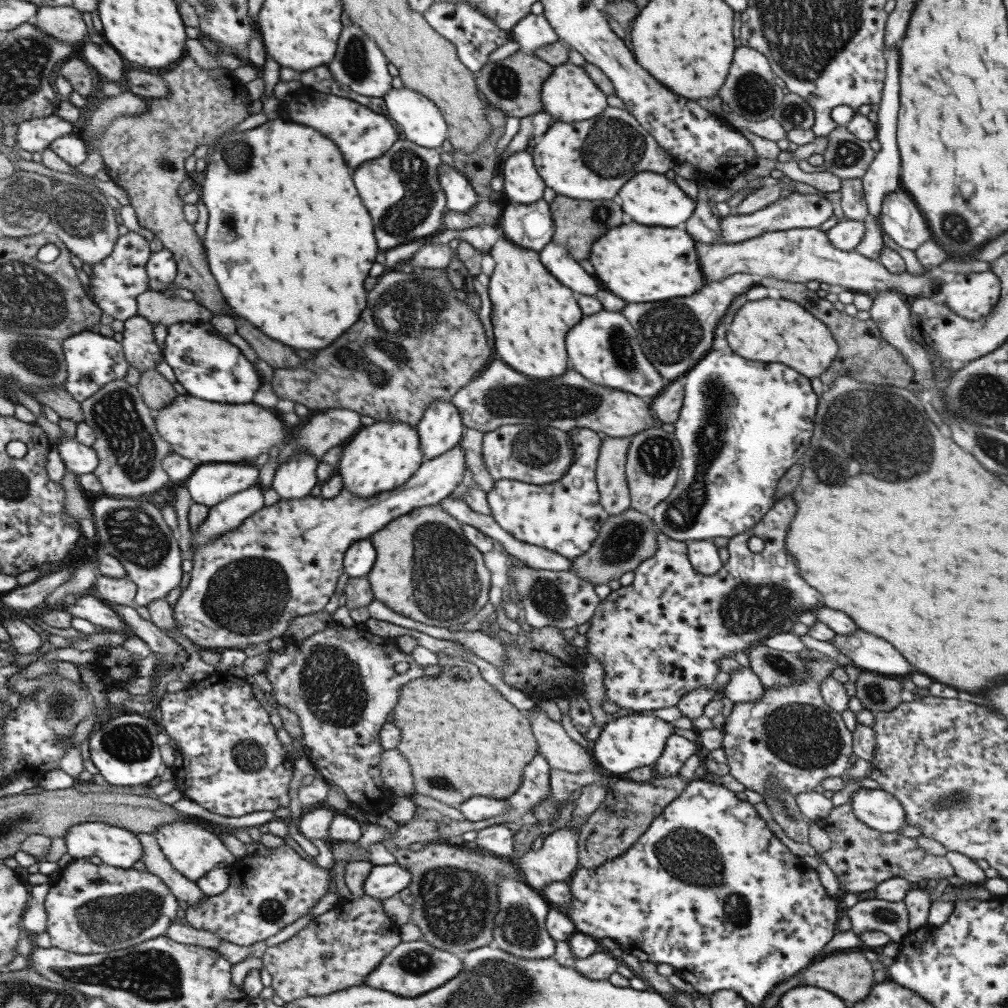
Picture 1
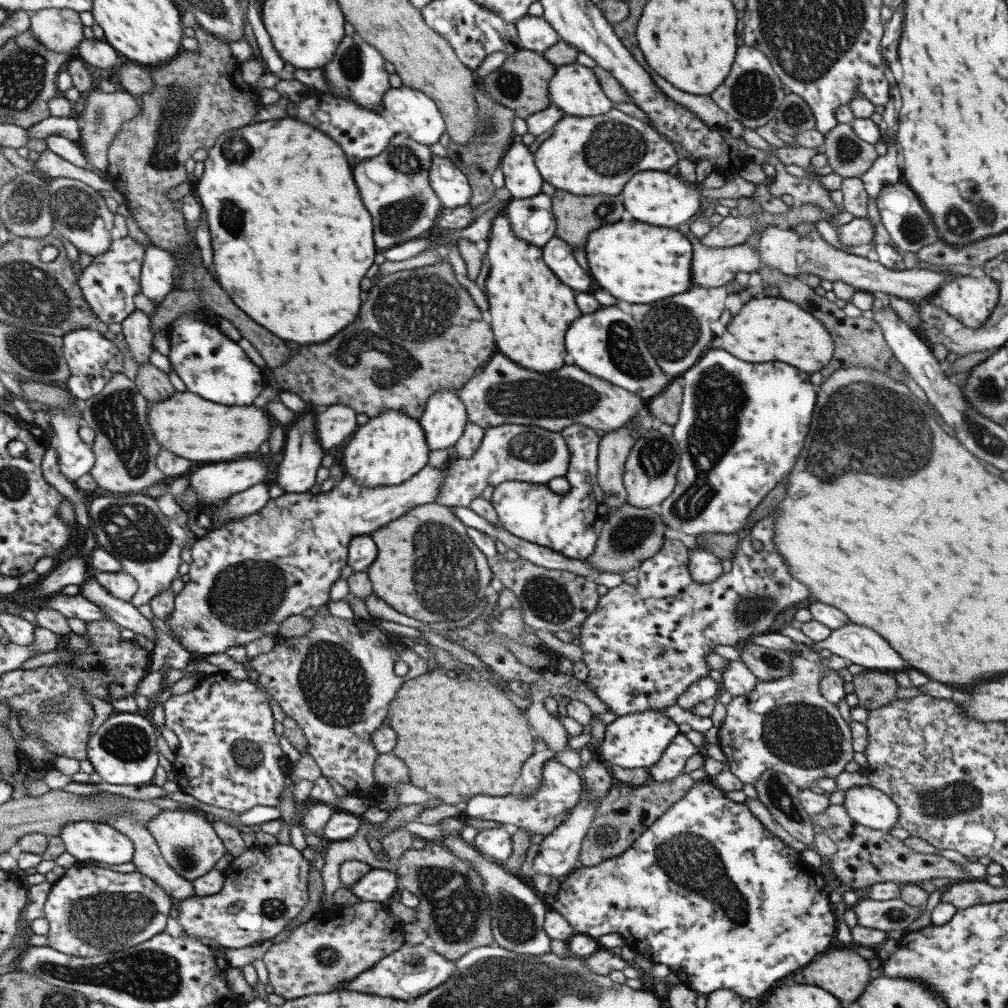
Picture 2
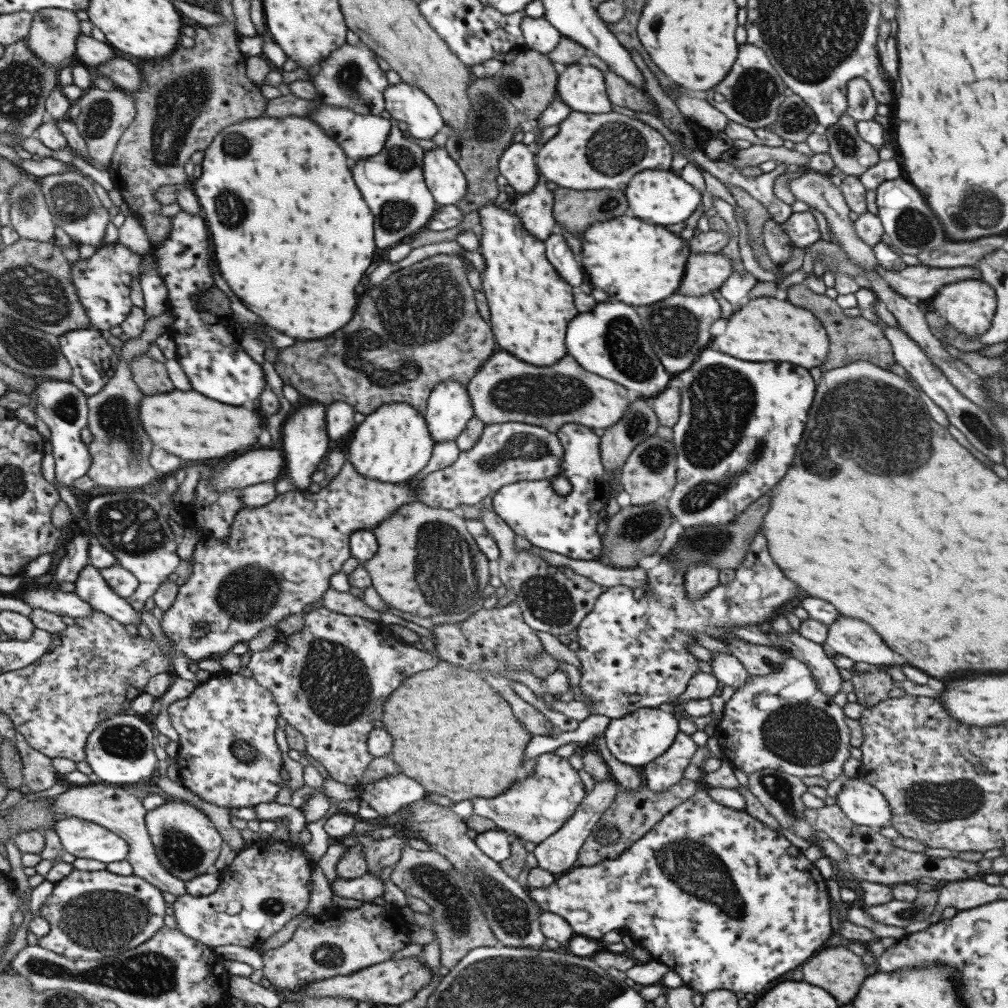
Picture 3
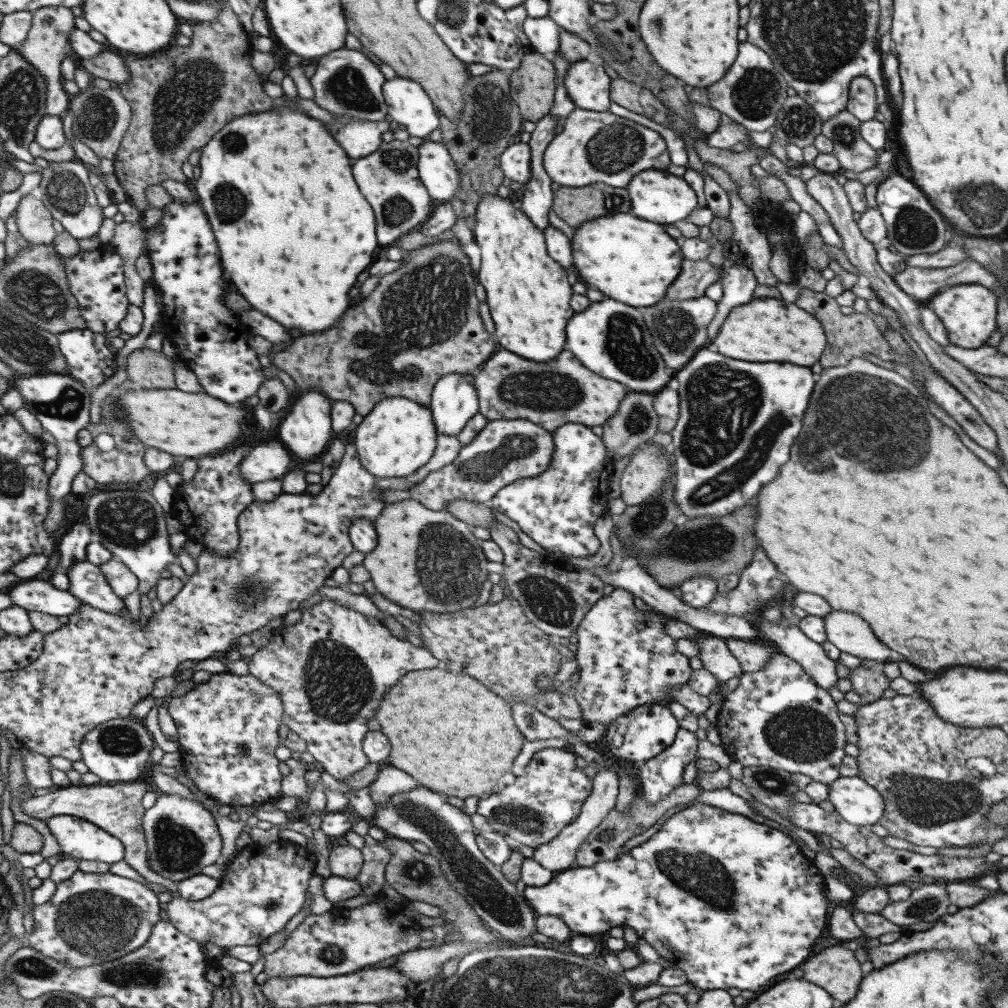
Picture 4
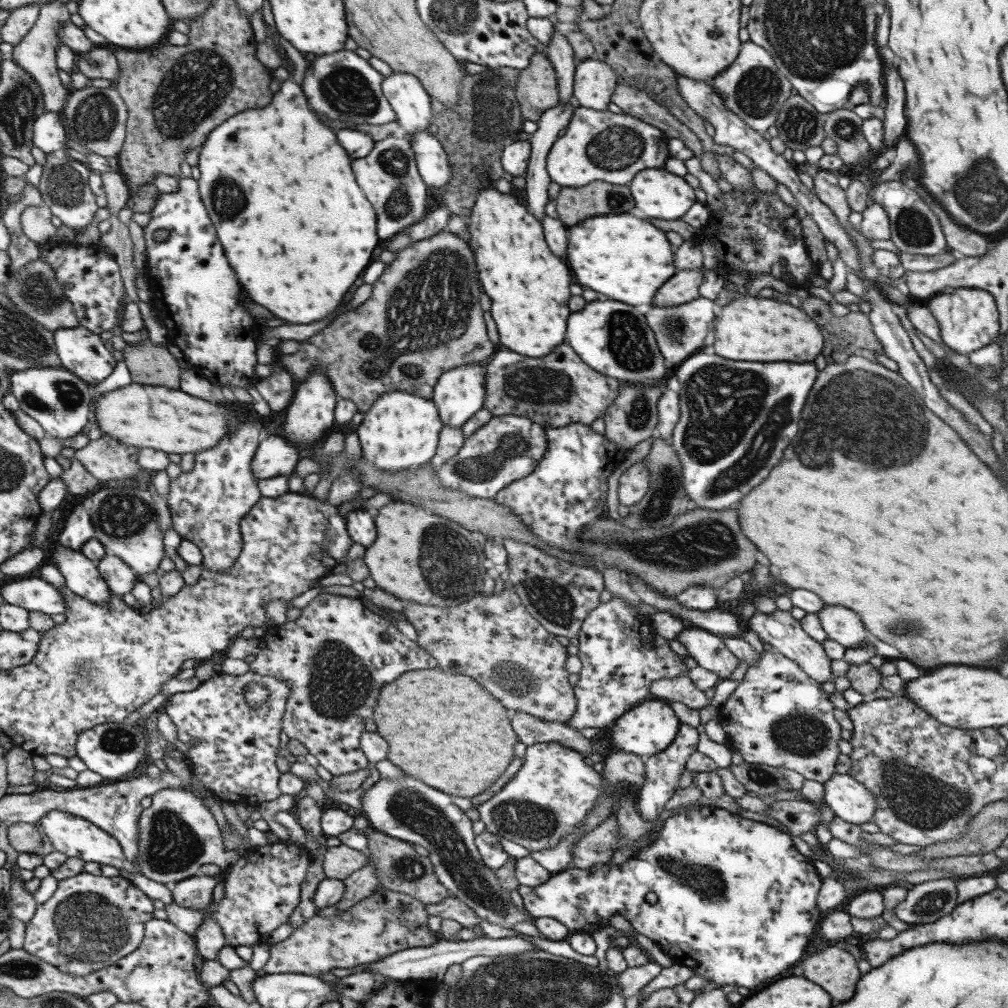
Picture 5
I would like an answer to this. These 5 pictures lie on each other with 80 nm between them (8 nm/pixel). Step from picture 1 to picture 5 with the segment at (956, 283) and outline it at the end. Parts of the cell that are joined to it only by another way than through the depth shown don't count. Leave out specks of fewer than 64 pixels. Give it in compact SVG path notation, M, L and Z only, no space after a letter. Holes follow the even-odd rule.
M967 288L953 289L950 294L939 293L929 299L926 308L939 325L941 342L959 354L969 354L993 343L999 331L996 302L986 290Z

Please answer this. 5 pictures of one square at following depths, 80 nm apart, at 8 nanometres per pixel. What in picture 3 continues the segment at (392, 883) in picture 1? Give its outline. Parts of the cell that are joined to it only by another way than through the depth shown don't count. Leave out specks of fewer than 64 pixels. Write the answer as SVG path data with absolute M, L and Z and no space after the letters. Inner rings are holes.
M364 874L359 878L345 880L337 877L330 882L330 890L339 898L352 898L353 900L371 901L383 894L383 883L379 876Z

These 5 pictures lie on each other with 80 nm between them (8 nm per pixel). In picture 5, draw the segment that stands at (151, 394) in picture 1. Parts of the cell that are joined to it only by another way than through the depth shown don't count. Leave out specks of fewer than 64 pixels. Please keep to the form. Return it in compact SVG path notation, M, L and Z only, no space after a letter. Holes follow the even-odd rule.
M147 341L127 346L122 360L129 372L131 383L164 386L177 390L180 368L175 358L167 352L165 345L152 346Z

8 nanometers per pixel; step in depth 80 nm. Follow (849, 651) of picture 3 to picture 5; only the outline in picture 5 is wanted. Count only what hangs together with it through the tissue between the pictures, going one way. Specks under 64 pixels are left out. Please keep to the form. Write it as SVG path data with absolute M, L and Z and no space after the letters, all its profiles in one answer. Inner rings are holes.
M823 605L816 615L827 638L841 646L860 647L867 642L868 632L852 610L842 606Z

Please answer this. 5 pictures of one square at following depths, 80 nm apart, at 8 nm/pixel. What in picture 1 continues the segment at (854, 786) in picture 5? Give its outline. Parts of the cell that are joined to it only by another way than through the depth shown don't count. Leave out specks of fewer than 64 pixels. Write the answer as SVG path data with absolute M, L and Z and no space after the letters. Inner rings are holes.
M859 788L853 792L847 804L859 823L880 833L897 833L907 825L899 801L883 790Z

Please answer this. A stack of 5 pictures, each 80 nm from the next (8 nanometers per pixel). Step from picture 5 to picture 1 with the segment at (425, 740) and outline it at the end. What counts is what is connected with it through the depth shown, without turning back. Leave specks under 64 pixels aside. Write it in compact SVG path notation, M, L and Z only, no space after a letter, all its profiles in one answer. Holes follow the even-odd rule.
M440 670L436 676L406 682L392 708L393 724L399 729L400 739L396 749L409 763L414 781L413 792L433 798L449 806L458 806L472 797L483 796L503 800L513 795L521 785L523 767L537 754L526 712L511 706L495 688L481 679L478 672L469 678L447 676Z

